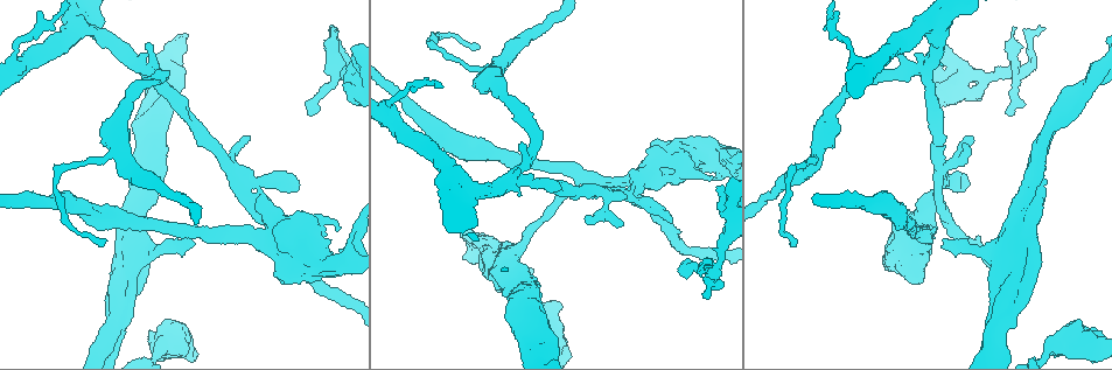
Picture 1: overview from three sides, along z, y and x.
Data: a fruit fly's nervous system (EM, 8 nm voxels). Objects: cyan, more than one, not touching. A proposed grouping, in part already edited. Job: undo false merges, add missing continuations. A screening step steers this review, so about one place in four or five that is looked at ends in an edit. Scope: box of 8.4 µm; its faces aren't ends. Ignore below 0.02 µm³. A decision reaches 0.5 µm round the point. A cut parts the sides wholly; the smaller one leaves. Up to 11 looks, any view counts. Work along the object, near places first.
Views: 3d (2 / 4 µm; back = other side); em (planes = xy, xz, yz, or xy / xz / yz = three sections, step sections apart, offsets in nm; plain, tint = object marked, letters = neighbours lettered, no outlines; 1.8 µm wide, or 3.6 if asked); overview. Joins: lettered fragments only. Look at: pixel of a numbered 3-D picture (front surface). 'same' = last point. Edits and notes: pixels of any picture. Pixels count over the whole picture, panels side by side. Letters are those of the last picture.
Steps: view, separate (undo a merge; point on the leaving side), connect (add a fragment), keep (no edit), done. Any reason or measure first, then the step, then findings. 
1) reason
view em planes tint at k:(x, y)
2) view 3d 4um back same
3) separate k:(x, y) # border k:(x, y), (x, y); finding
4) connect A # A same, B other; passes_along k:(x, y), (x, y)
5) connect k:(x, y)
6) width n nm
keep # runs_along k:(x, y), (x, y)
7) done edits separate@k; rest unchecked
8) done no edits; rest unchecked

view 3d 4um at 1:(297, 181)

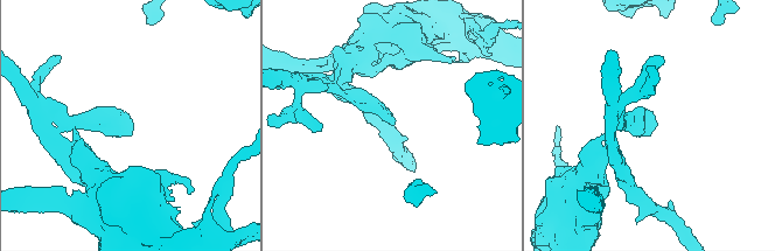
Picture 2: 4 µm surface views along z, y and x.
shape alone is not enough
view em planes letters at 2:(129, 116)

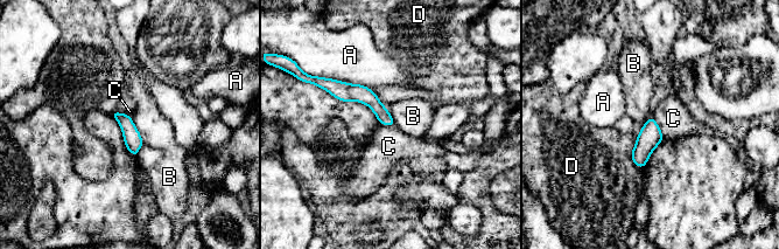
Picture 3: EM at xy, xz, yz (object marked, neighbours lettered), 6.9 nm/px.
longest_contact A 360 nm
keep # A other, B other, C other, D other; runs_along 3:(331, 85), (363, 94), (391, 122); no lettered fragment goes on from it

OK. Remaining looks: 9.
view 3d 2um at 1:(923, 72)

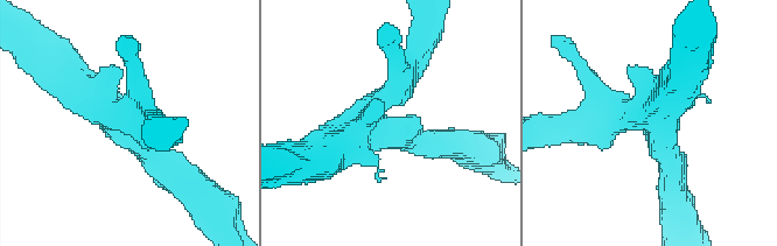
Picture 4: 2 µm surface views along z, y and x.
now the EM
view em planes letters at 4:(117, 122)

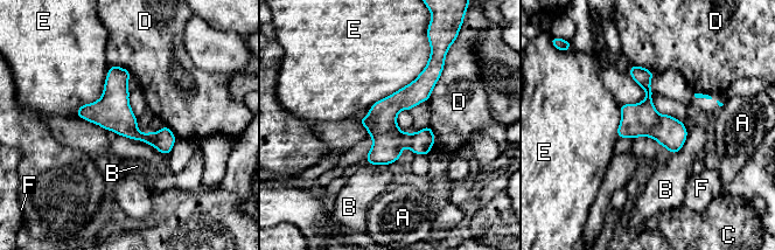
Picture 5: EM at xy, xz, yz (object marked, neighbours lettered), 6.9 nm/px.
keep # A other, B other, C other, D other, E other, F other; one neuron here

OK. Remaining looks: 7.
branch stops here
view em yz step 8 letters at 1:(1006, 112)

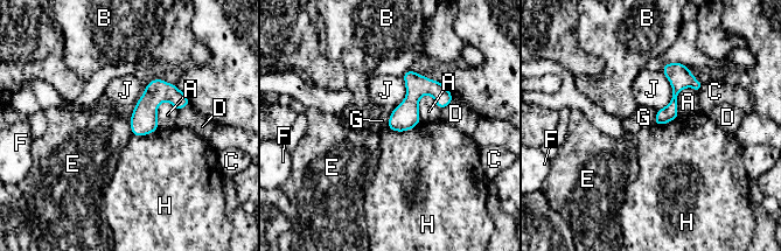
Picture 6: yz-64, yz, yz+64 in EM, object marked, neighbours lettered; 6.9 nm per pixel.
keep # A other, B other, C other, D other, E other, F other, G other, H other, J other; runs_along 6:(678, 65), (673, 106), (657, 121); no lettered fragment goes on from it

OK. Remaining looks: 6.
thick turns thin
view 3d 2um at 1:(349, 266)

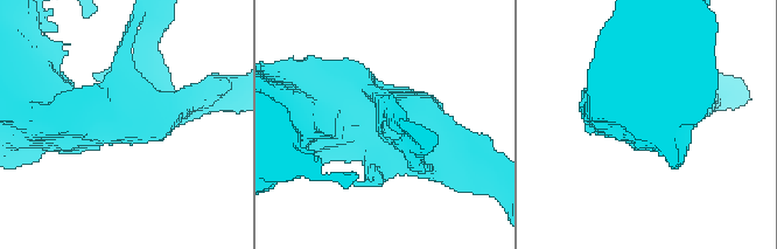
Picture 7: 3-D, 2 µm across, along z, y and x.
view em 3.6um xy step 8 tint at 7:(124, 121)

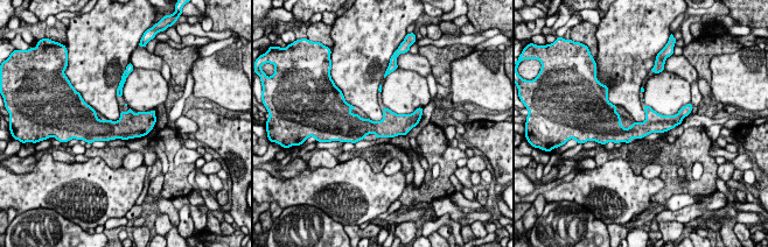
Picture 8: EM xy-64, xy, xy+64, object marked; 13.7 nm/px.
what lies round it
view em 3.6um xy step 8 letters same

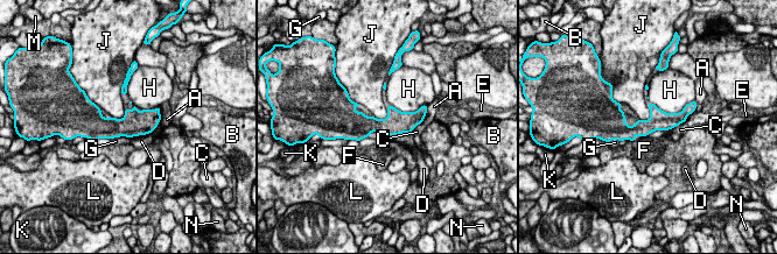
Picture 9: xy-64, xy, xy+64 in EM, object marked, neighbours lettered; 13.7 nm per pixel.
keep # A other, B other, C other, D other, E other, F other, G other, H other, J other, K other, L other, M other, N other; border 9:(386, 107), (385, 118), (372, 117); one neuron here

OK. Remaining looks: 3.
view 3d 2um at 1:(995, 329)

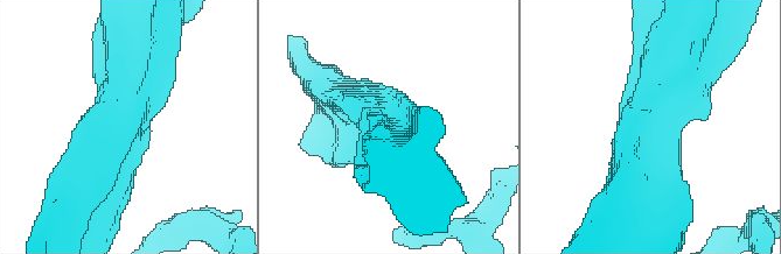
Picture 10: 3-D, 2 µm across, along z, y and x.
arms 3; arm_widths 300, 340, 500 nm
view em planes plain at 10:(389, 116)

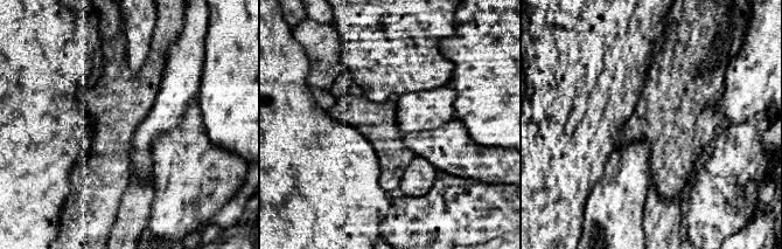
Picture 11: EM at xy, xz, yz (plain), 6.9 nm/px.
what lies round it
view em planes letters same

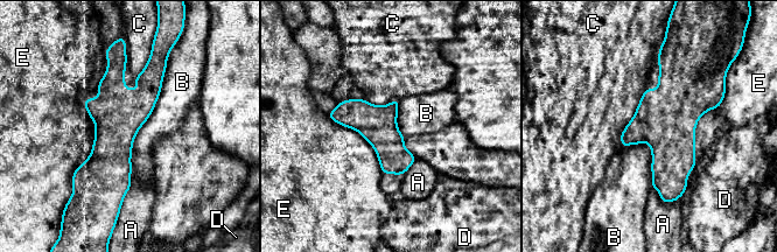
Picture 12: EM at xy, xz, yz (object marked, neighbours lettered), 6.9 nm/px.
keep # A other, B other, C other, D other, E other; runs_along 12:(124, 61), (116, 69), (117, 200); all the same neuron

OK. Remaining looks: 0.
done no edits; rest unchecked

